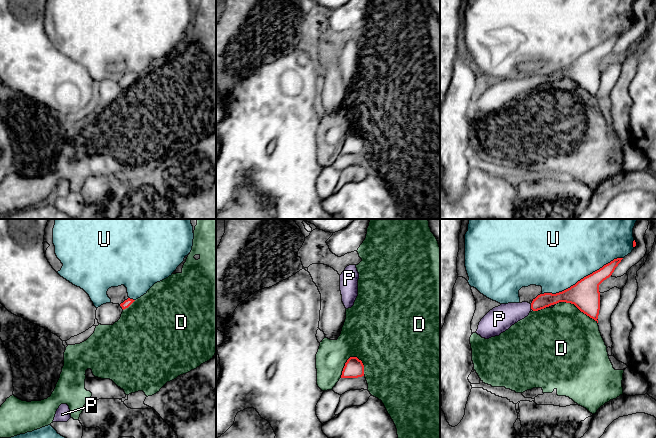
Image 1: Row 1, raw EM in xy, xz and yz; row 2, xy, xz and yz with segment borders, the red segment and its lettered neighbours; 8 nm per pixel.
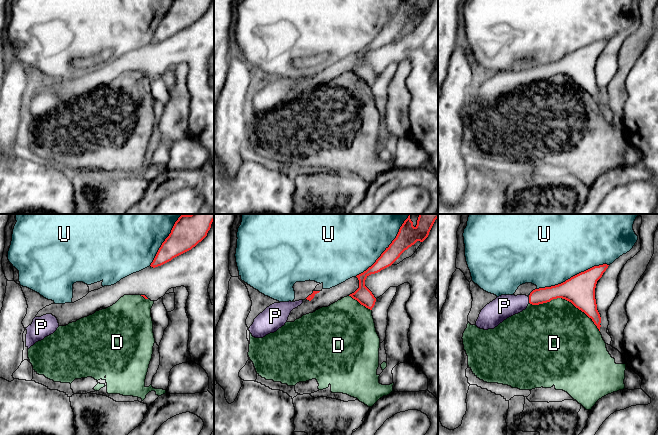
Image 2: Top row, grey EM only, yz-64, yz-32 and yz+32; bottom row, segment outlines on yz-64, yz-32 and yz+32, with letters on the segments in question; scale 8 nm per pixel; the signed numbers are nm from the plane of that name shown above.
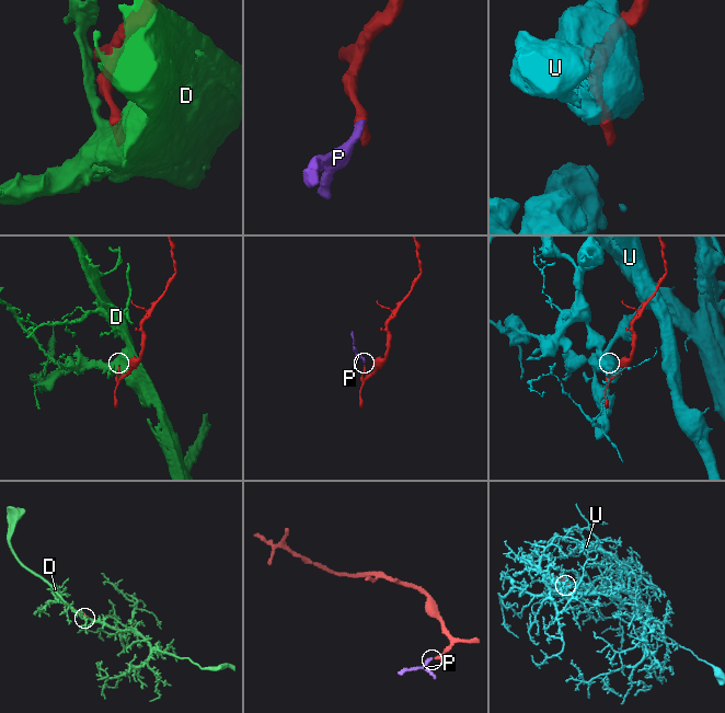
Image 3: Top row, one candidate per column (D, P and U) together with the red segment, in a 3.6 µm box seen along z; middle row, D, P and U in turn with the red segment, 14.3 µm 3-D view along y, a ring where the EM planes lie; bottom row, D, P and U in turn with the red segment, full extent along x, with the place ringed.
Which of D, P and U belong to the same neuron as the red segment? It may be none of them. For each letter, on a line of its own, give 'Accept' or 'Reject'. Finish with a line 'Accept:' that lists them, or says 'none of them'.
D: Reject
P: Accept
U: Reject
Accept: P

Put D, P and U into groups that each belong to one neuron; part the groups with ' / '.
D / P / U

